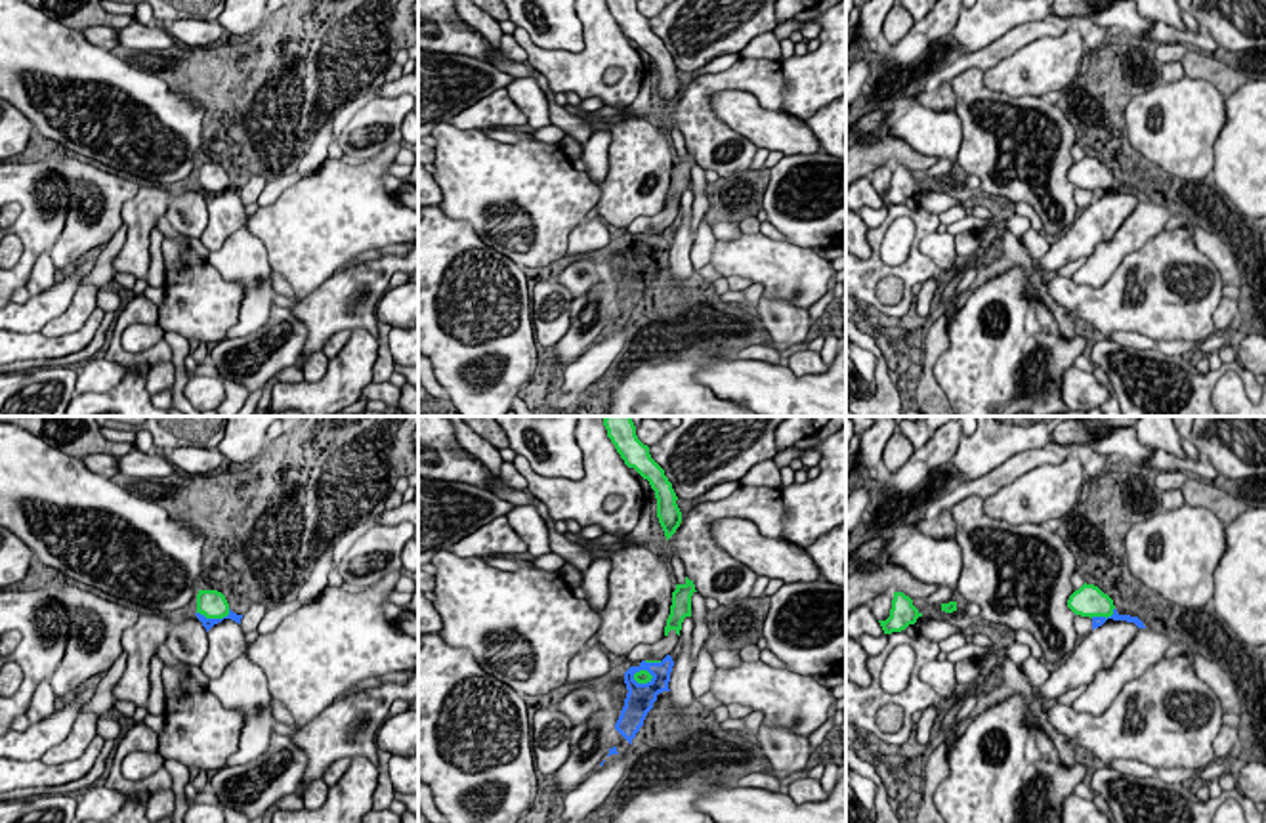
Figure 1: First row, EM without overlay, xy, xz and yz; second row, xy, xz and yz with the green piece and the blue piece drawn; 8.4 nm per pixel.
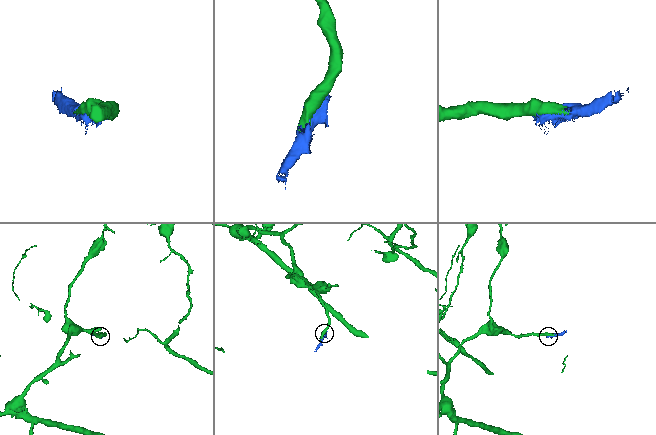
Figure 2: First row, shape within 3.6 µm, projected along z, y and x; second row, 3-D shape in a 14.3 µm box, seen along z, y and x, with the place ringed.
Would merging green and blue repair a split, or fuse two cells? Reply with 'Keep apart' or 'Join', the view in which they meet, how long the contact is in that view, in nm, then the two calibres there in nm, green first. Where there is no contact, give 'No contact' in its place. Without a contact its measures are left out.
Join. Touches green in xy. Shared border 280 nm. Thickness 240 nm (green) against 90 nm

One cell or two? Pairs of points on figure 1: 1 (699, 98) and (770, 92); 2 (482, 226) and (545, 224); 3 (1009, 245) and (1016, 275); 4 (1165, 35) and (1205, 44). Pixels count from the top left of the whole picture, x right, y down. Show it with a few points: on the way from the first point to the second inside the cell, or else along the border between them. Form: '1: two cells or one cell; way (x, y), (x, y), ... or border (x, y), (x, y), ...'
1: one cell; way (717, 81), (753, 81)
2: one cell; way (497, 226), (529, 226)
3: two cells; border (1033, 289), (1026, 272), (1012, 266), (976, 291)
4: one cell; way (1175, 37), (1196, 41)

